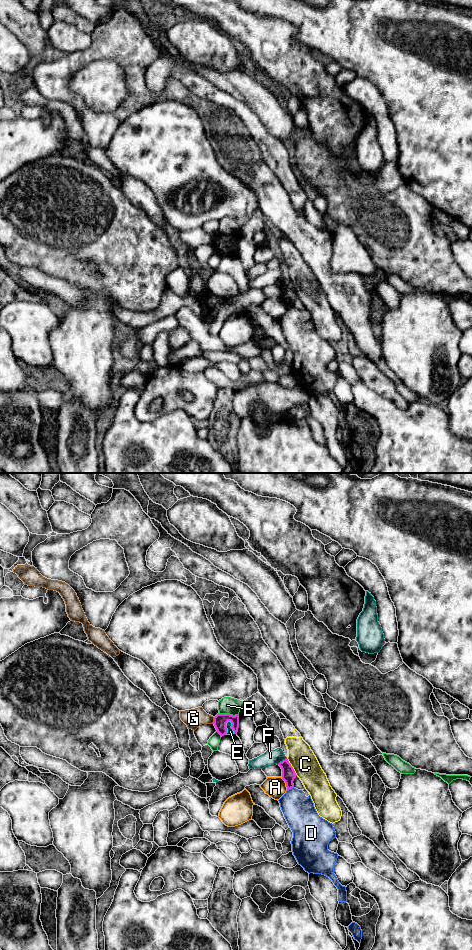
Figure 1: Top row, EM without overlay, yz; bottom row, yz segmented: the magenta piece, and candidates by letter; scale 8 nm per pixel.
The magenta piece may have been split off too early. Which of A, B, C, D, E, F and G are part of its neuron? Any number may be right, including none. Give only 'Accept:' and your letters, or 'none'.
Accept: none

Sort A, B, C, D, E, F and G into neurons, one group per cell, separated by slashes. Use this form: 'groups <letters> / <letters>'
groups A / B / C / D E / F / G

